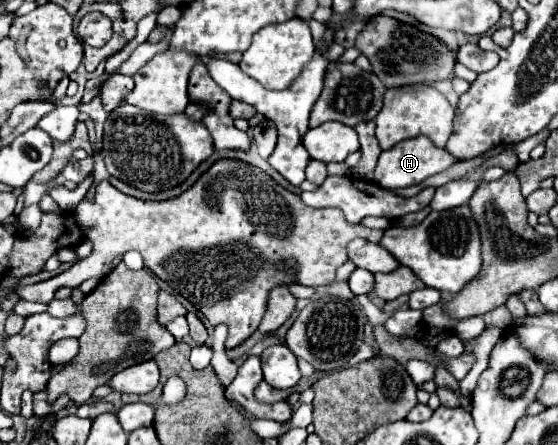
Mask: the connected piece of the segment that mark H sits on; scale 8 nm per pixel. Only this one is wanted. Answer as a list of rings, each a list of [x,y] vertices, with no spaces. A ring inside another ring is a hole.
[[[415,136],[415,138],[409,138],[409,140],[403,140],[403,142],[395,144],[387,152],[381,152],[377,168],[375,168],[375,182],[381,188],[389,188],[389,190],[407,188],[407,186],[421,184],[429,176],[439,174],[439,172],[451,168],[457,162],[459,160],[453,154],[449,154],[445,148],[437,148],[427,136]]]

